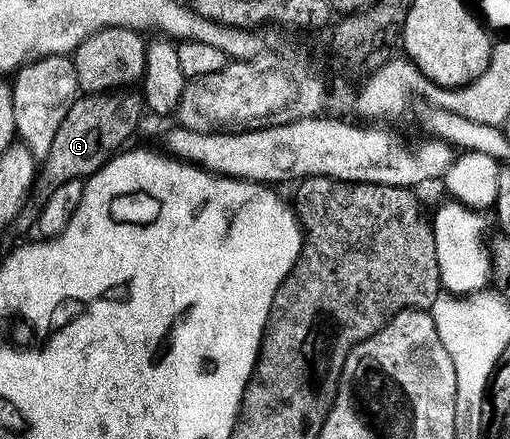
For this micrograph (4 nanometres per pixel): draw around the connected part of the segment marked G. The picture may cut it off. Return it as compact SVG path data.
M125 88L120 92L82 93L75 100L75 104L67 108L67 116L63 116L63 124L59 124L59 132L55 132L51 152L40 163L39 186L42 186L42 191L48 192L59 188L59 184L67 180L90 178L96 170L103 168L103 164L128 143L125 141L136 132L137 125L141 122L141 113L146 113L146 110L142 95L133 88Z

